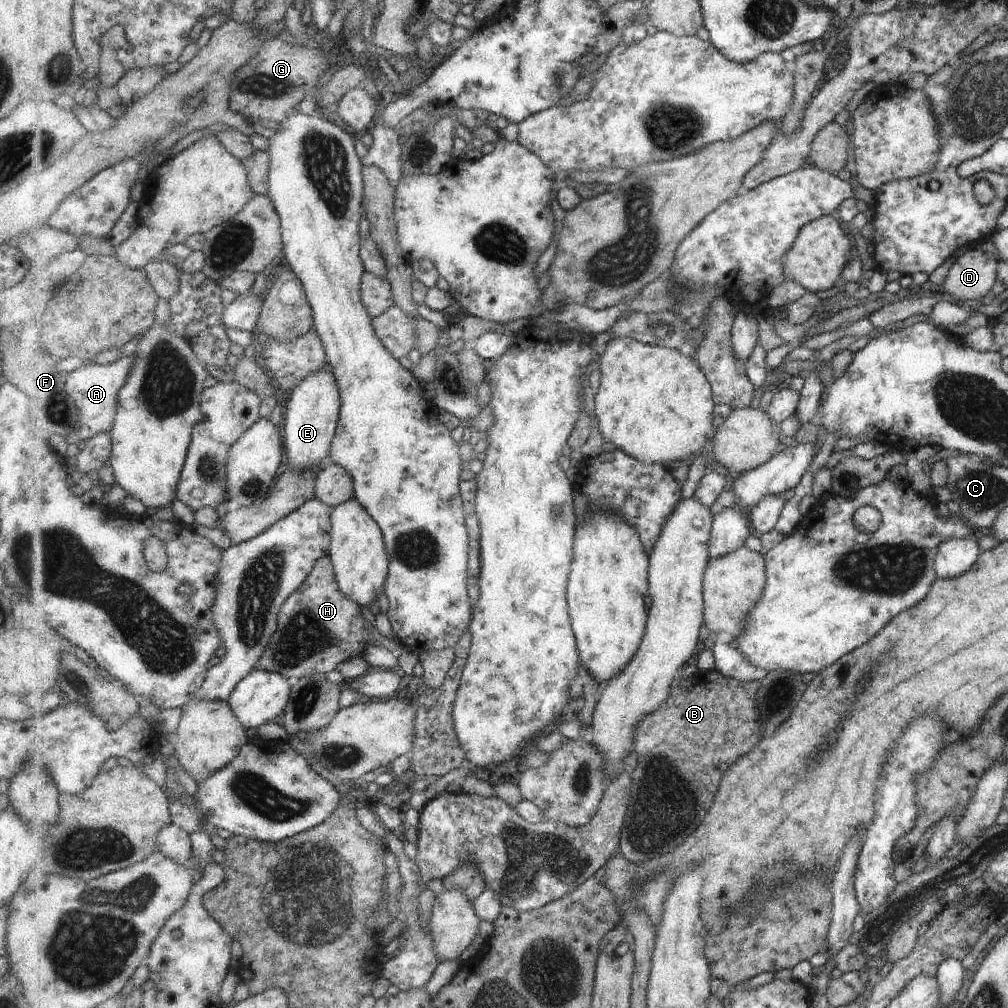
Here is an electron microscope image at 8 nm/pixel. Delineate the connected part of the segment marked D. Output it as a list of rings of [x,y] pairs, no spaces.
[[[972,246],[950,264],[943,284],[937,291],[951,296],[958,304],[978,300],[991,290],[997,263],[993,254]]]

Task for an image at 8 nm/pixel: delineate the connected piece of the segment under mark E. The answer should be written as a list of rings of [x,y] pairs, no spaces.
[[[323,367],[309,373],[293,390],[283,415],[286,438],[287,467],[319,470],[330,463],[330,448],[334,441],[342,410],[338,380],[332,367]]]

